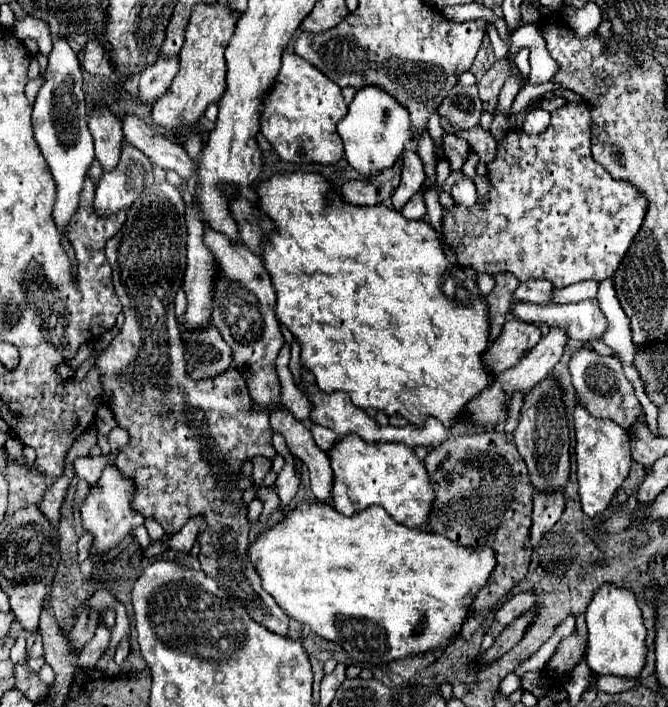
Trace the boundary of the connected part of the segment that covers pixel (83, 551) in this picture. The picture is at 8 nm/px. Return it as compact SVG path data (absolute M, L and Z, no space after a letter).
M83 533L78 540L78 562L81 563L89 557L89 550L93 542L93 536L90 533Z

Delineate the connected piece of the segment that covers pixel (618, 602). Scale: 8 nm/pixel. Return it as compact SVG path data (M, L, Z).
M604 584L592 598L586 610L588 624L588 656L586 662L596 676L614 674L628 680L640 680L646 666L646 626L642 622L642 612L638 600L632 592L616 588L614 584Z

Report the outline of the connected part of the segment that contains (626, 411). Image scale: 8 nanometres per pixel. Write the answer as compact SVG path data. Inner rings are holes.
M582 348L578 350L572 360L570 360L570 374L572 374L572 384L578 392L580 404L588 408L588 412L596 418L608 418L616 422L622 428L630 428L640 416L644 416L644 410L634 394L632 382L626 378L624 368L618 358L612 356L600 356L594 350Z

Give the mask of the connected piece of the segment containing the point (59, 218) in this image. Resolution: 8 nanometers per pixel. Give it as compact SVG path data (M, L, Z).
M58 40L48 56L48 70L44 72L44 86L40 88L34 112L32 112L32 126L36 142L58 186L58 196L54 204L54 220L60 230L64 230L78 208L80 188L86 178L86 172L94 160L94 140L86 126L86 102L82 92L82 70L78 64L76 54L68 46L66 40Z

